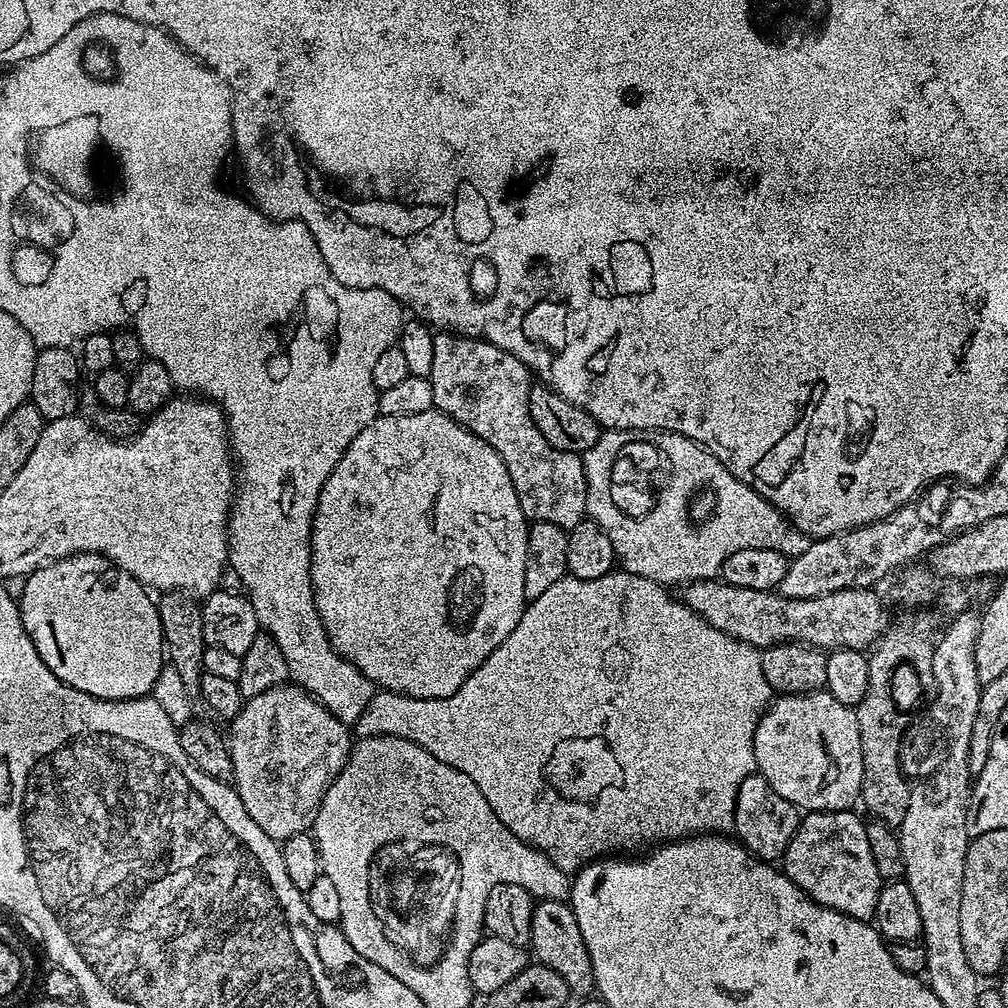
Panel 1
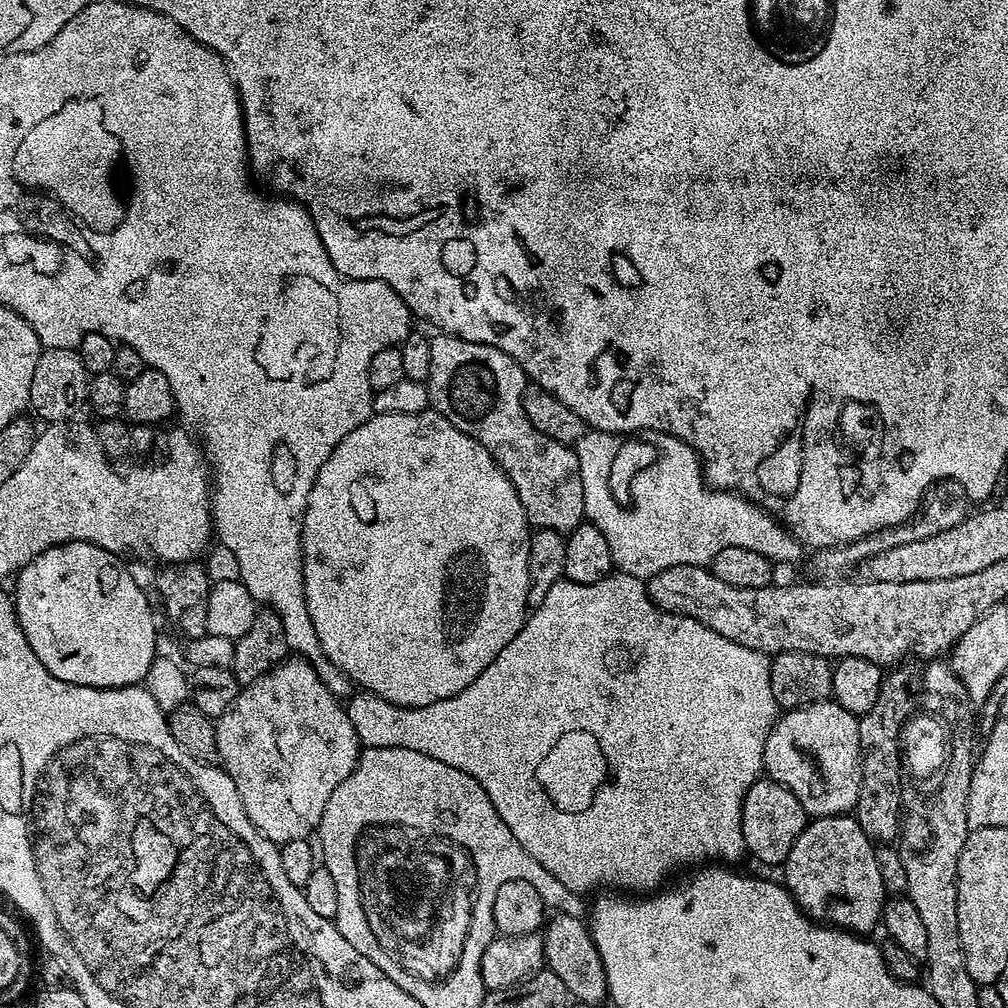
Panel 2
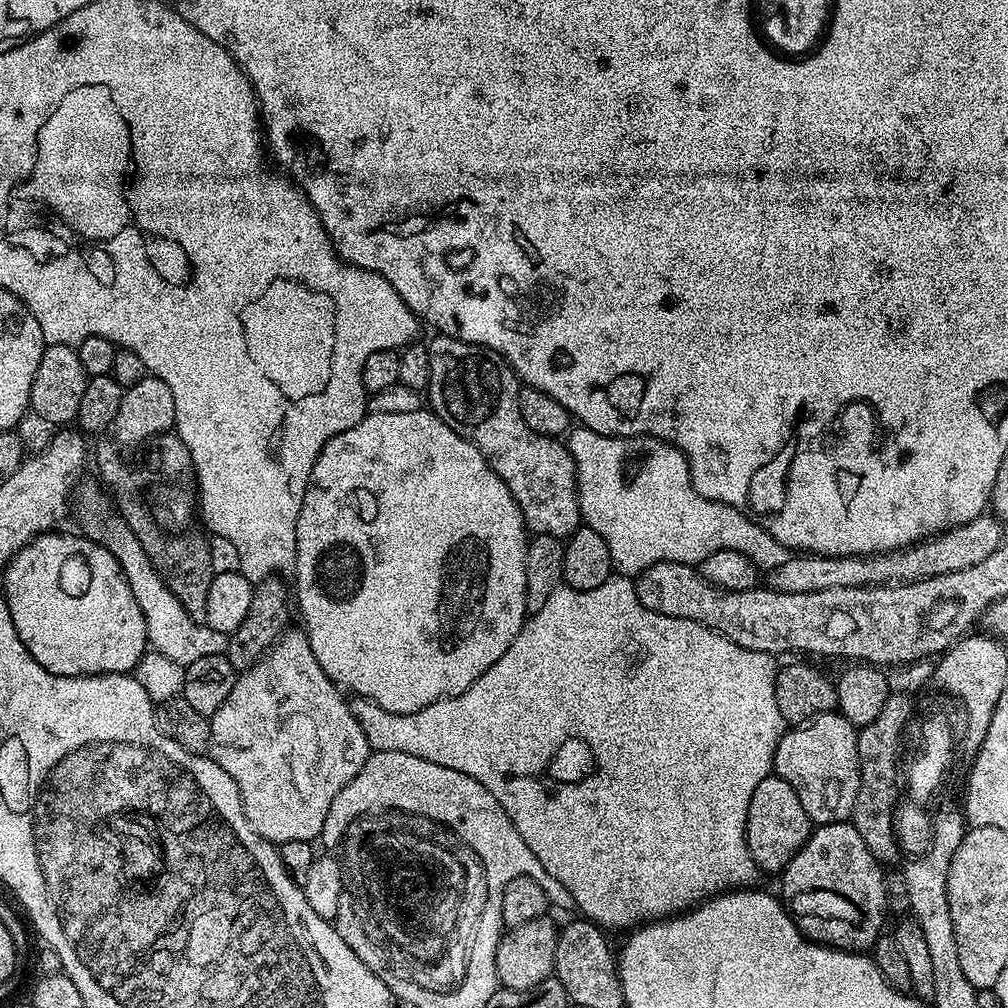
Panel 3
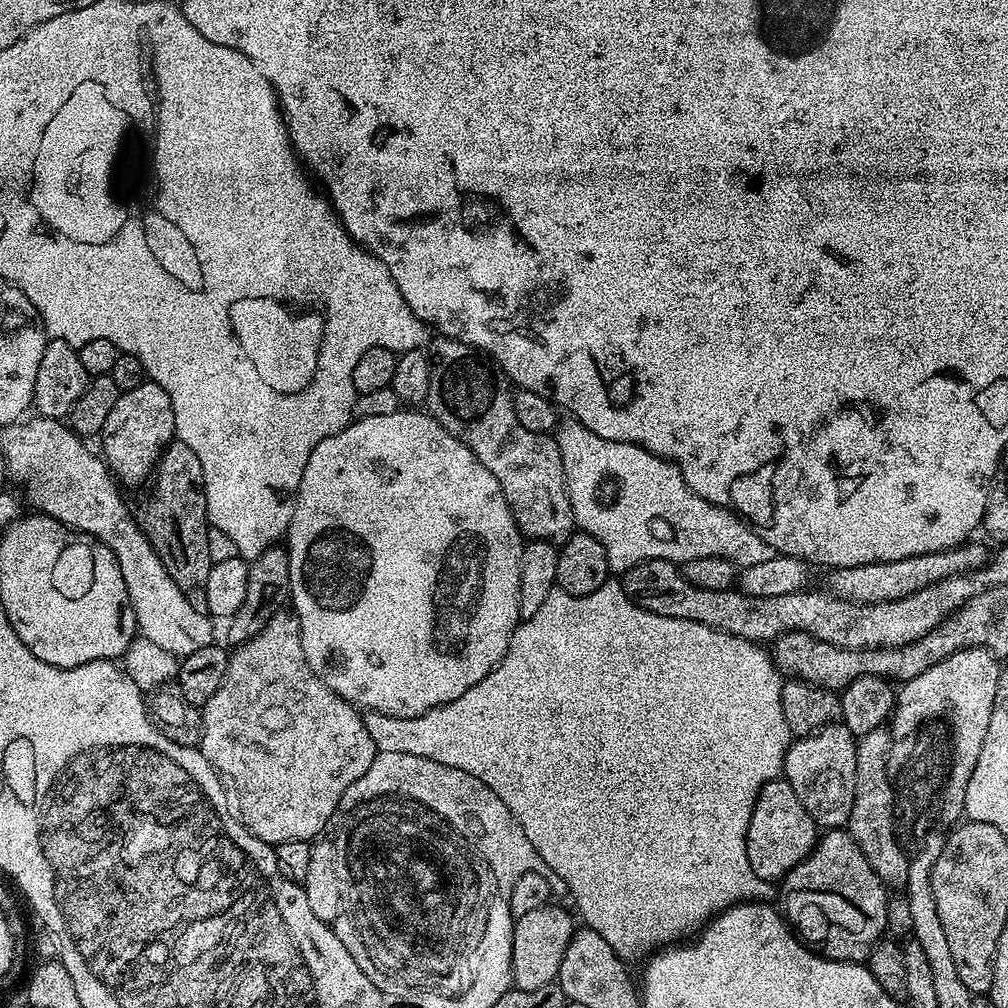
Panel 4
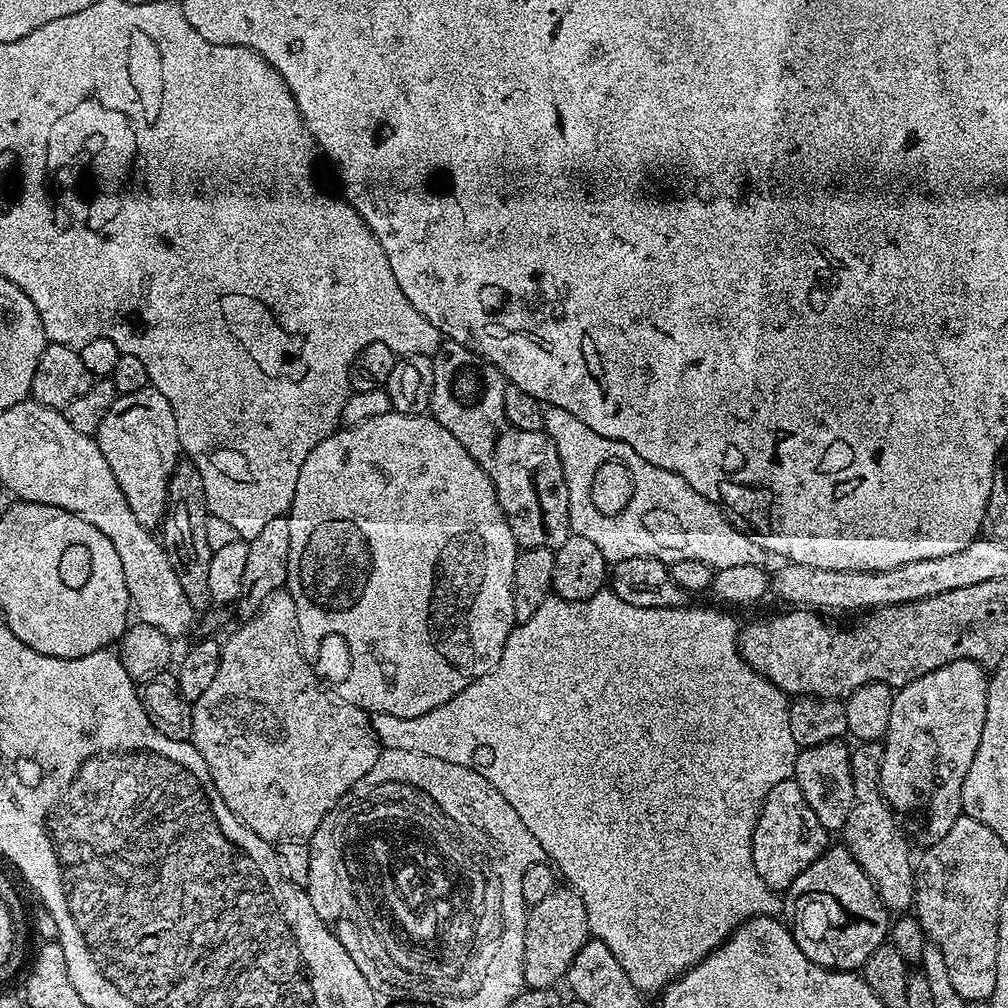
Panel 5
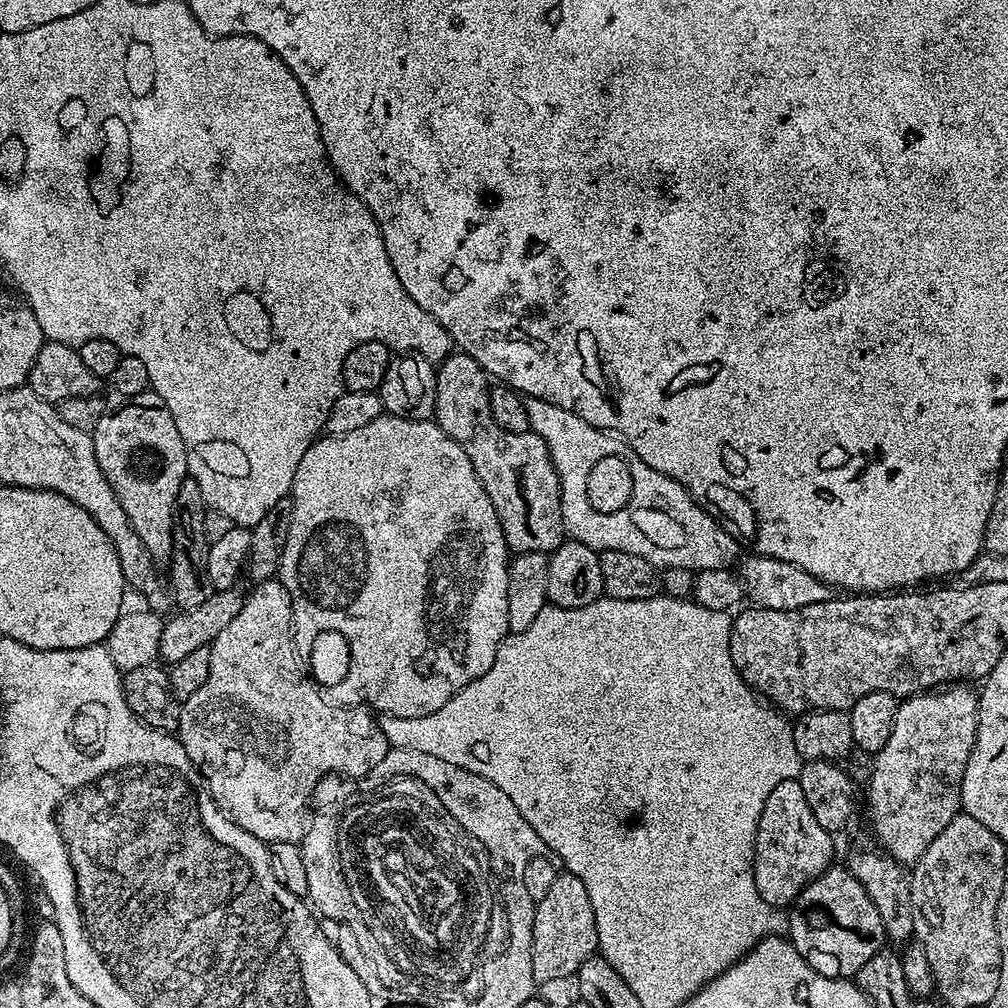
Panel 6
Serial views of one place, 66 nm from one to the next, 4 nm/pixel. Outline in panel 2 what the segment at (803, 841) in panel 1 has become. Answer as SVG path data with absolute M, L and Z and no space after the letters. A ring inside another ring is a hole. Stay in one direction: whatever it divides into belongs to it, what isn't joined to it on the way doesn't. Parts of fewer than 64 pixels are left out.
M855 815L817 816L809 819L808 823L804 825L802 834L798 834L794 846L790 846L790 854L784 860L782 871L784 871L784 877L782 877L784 887L788 889L788 893L792 896L792 899L796 901L796 905L800 907L801 912L803 912L805 916L821 924L826 924L834 928L842 928L845 932L855 932L857 934L868 934L868 931L870 931L875 924L877 927L877 925L881 923L880 915L884 909L886 893L882 886L882 873L878 870L876 848L874 847L874 841L862 830L862 826L856 820Z

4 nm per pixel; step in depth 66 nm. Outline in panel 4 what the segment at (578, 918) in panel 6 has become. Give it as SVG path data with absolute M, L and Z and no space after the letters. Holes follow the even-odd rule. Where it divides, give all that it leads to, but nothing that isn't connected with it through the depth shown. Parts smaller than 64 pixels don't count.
M549 902L538 910L515 917L512 925L512 982L515 987L538 990L538 986L546 986L559 977L562 954L566 954L574 931L573 913L569 912L559 908L556 902Z

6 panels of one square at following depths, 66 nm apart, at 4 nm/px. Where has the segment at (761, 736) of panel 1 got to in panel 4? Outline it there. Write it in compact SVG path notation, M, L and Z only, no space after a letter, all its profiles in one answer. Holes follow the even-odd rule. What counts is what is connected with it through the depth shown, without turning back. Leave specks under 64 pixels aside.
M842 722L818 730L812 736L793 739L784 759L783 779L794 786L798 802L824 830L840 830L847 825L854 806L854 774L856 773L857 737Z

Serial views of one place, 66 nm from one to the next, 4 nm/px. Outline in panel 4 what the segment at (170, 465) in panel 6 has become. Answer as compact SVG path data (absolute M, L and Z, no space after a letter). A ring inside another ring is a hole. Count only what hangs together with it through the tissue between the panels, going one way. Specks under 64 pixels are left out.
M146 382L142 386L134 386L134 390L121 392L118 402L114 402L114 410L110 410L106 418L106 426L102 426L98 443L104 447L102 459L107 464L109 472L121 485L127 486L127 484L140 484L144 479L147 481L155 473L160 457L163 456L165 448L172 443L175 436L174 406L170 406L170 394L166 394L162 386Z

